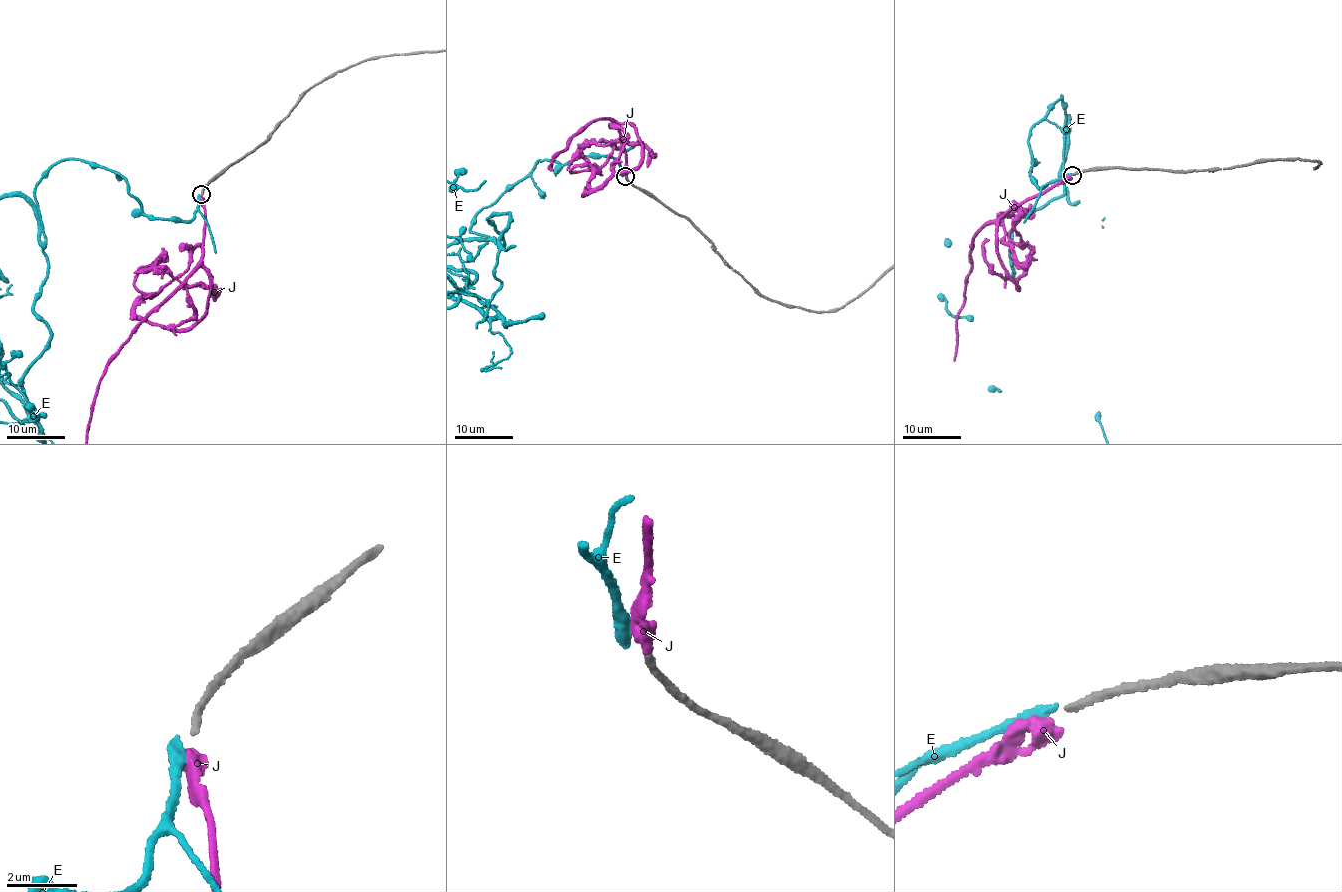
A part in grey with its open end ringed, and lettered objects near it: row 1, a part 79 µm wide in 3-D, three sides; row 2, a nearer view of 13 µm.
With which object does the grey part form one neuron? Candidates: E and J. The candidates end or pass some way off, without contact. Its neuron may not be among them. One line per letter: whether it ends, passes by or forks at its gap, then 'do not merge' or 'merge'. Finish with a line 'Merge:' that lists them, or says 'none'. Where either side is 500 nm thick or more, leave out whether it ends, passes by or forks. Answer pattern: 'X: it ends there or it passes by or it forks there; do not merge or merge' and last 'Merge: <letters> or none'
E: it ends there; do not merge
J: merge
Merge: J

